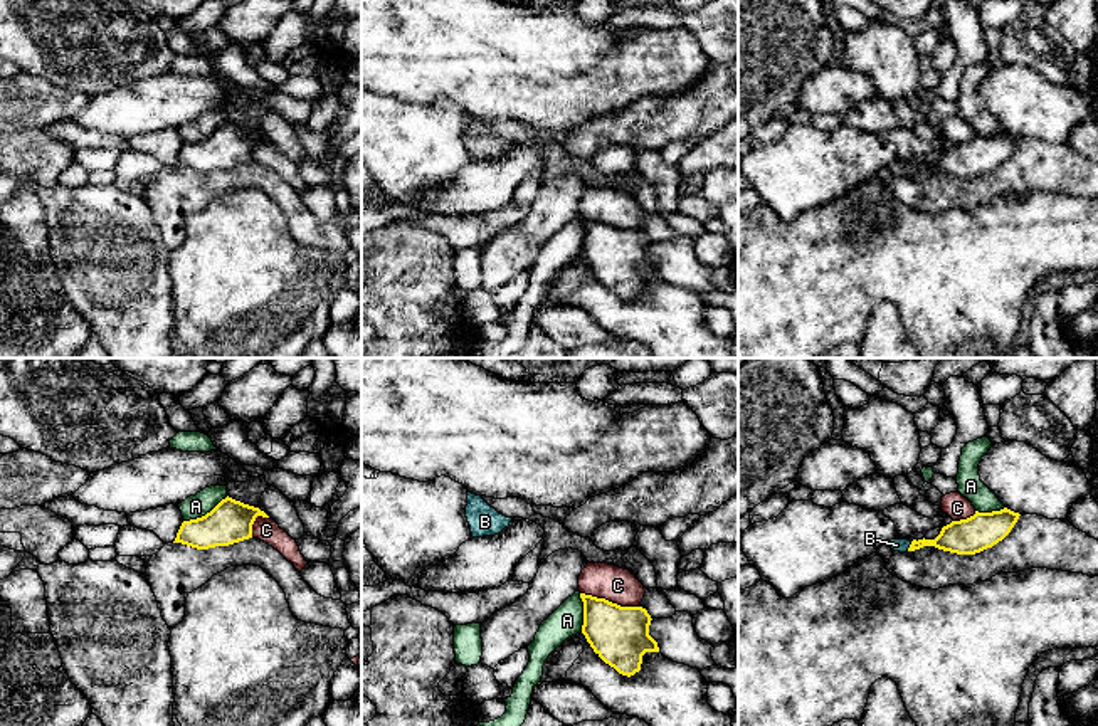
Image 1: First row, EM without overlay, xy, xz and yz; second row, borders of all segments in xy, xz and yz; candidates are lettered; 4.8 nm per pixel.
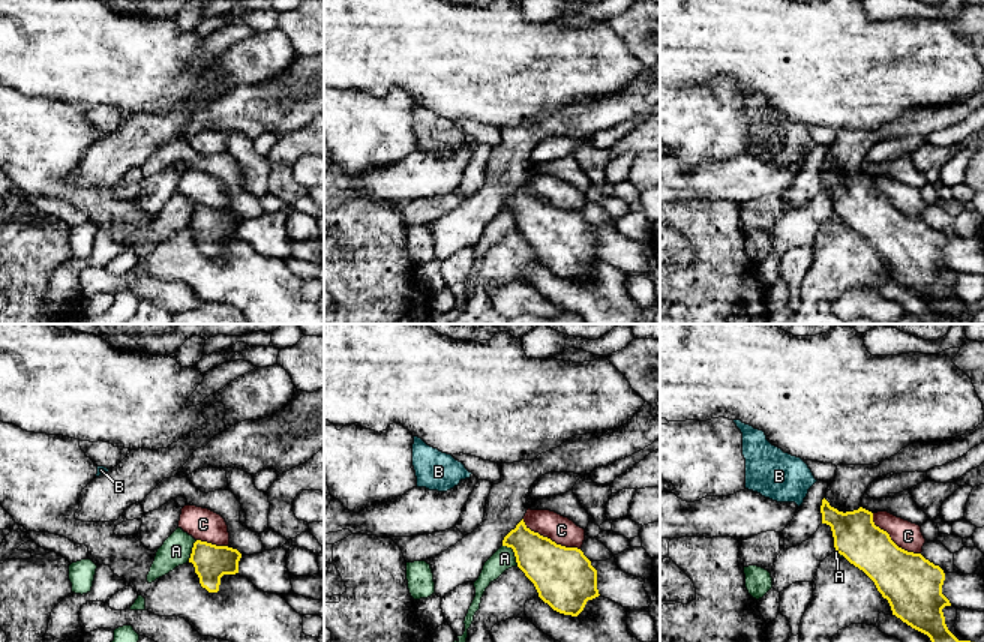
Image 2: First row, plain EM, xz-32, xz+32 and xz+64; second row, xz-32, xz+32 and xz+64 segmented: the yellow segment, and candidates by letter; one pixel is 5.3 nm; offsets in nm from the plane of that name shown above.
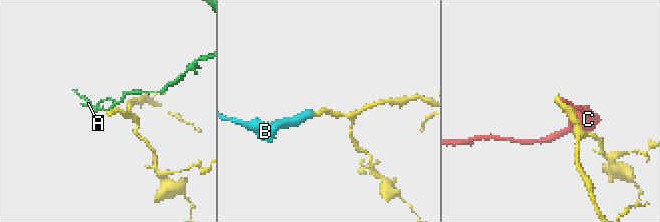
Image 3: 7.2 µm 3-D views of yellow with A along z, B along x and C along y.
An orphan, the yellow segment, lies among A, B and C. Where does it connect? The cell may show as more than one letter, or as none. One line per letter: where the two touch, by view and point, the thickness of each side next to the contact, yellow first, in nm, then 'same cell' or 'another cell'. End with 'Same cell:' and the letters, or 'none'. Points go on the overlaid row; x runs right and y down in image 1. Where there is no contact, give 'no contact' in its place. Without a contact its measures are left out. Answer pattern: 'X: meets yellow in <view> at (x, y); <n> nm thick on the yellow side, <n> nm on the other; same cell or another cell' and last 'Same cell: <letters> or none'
A: meets yellow in xy at (207, 513); 200 nm thick on the yellow side, 110 nm on the other; another cell
B: meets yellow in yz at (910, 547); 160 nm thick on the yellow side, 60 nm on the other; same cell
C: meets yellow in xz at (611, 602); 280 nm thick on the yellow side, 170 nm on the other; another cell
Same cell: B

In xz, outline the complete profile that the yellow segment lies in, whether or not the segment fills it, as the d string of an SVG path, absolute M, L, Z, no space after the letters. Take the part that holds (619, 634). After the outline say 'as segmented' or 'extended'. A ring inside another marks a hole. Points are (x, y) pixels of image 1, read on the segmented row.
M580 593L582 634L594 652L622 676L641 671L646 652L659 652L649 635L651 615L642 607L620 607L605 598Z; as segmented

